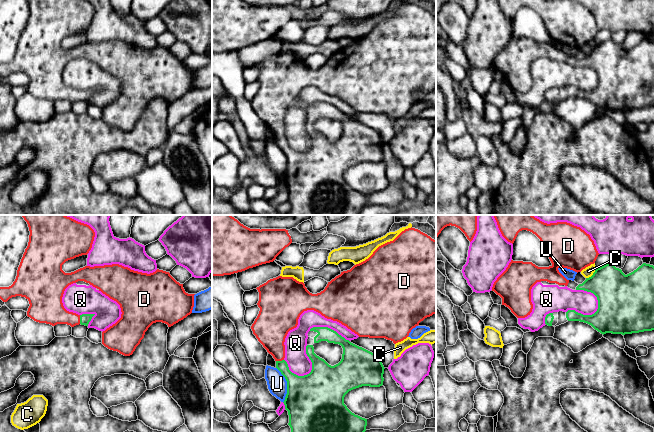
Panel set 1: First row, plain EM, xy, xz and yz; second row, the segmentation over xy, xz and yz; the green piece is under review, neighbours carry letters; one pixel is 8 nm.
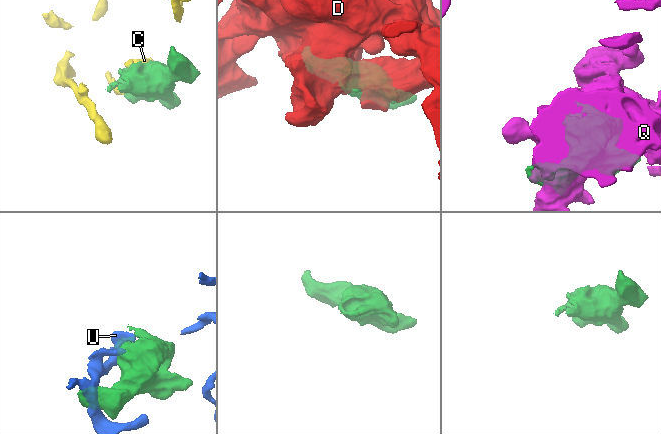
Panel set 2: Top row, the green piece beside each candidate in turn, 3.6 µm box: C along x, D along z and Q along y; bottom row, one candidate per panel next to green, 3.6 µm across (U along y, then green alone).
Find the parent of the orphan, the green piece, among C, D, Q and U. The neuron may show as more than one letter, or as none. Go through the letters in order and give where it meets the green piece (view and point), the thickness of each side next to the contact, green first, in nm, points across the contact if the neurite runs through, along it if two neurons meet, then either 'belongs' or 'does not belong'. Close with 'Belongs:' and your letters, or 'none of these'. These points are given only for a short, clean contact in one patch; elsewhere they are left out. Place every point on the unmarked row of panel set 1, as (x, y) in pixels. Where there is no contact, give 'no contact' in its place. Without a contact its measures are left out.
C: contact yz (593, 50); calibres 340 and 80 nm; does not belong
D: contact xy (80, 95); calibres 80 and 220 nm; belongs
Q: contact yz (587, 91); calibres 340 and 190 nm; does not belong
U: contact xz (287, 161); calibres 440 and 160 nm; does not belong
Belongs: D

